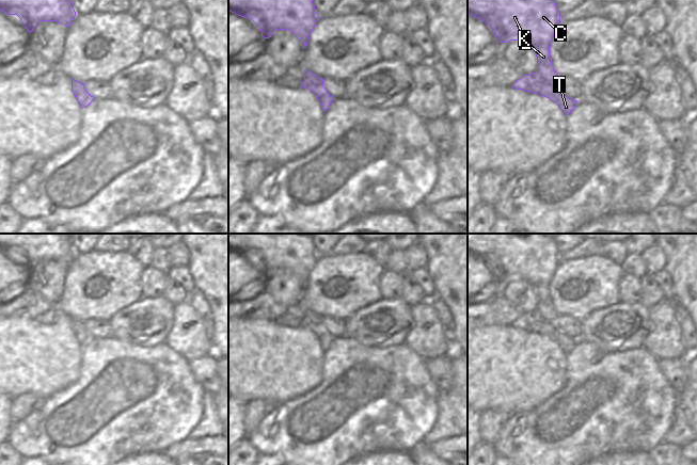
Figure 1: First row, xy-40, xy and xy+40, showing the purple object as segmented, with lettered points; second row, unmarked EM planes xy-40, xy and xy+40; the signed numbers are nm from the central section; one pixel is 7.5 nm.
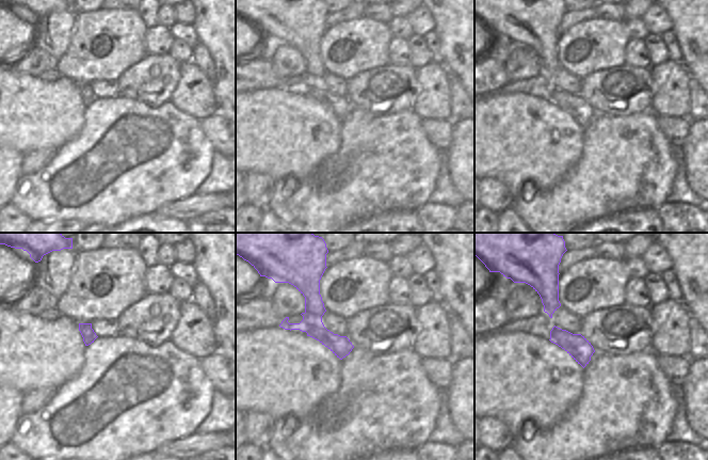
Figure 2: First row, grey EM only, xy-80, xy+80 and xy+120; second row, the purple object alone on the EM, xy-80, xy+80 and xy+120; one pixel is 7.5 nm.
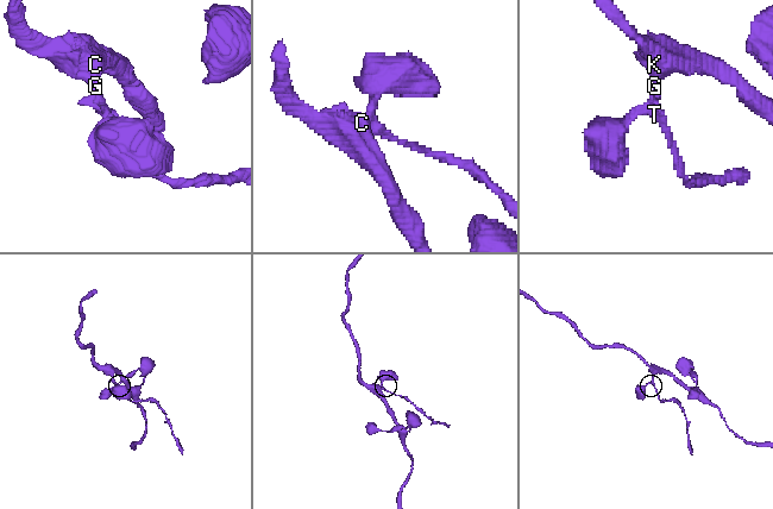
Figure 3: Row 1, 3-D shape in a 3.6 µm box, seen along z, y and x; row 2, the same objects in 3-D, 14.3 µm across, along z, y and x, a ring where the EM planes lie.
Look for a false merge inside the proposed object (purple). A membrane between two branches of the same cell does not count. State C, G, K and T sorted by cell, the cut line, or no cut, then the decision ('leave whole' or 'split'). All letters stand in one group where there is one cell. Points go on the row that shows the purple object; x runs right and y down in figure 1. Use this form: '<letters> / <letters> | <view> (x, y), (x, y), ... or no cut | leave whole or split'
C G K / T | xy+40 (537, 71), (560, 93) | split

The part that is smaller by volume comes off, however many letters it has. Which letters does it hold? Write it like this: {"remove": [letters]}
{"remove": ["T"]}

